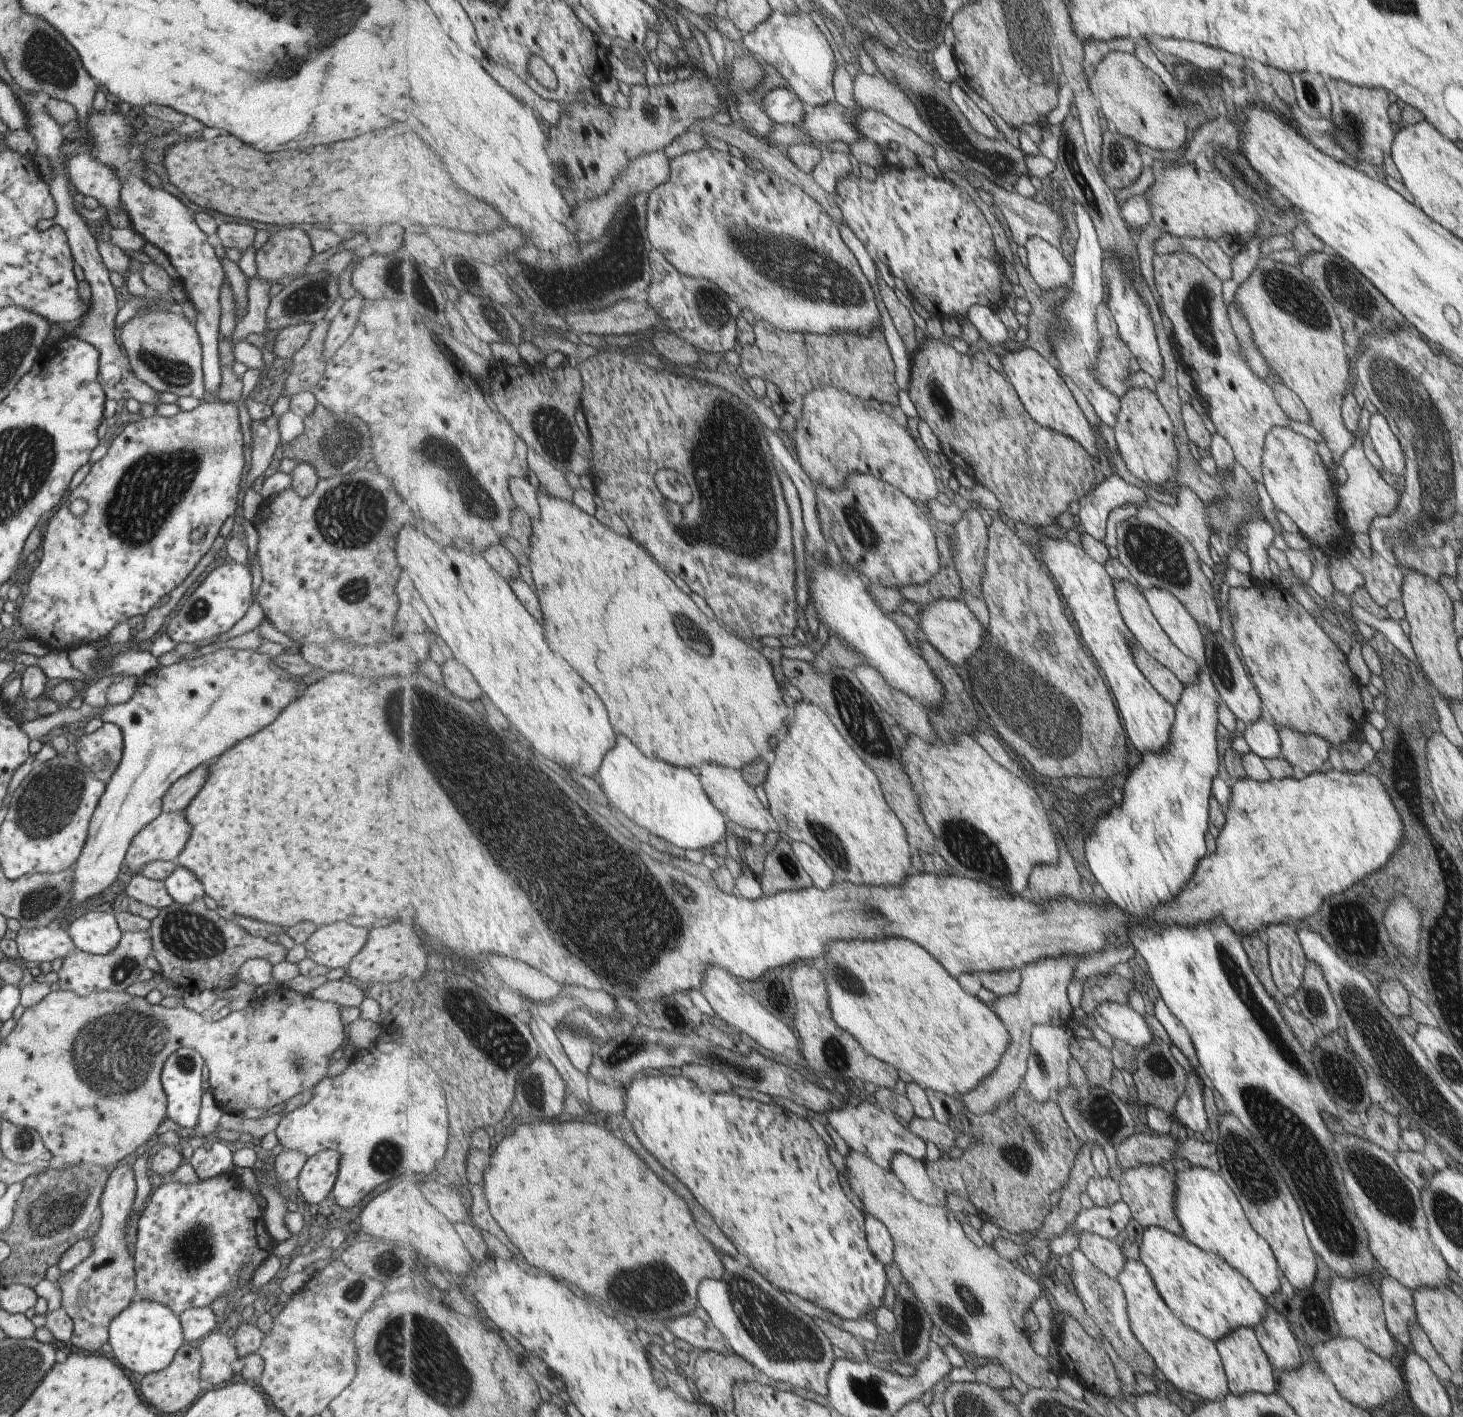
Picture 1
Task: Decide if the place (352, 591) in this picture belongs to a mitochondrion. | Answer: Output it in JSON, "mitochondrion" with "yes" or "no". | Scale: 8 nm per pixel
{"mitochondrion":"yes"}

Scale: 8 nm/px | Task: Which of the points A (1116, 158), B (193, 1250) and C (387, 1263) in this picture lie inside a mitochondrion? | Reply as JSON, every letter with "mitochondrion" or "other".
{"A":"mitochondrion","B":"mitochondrion","C":"mitochondrion"}

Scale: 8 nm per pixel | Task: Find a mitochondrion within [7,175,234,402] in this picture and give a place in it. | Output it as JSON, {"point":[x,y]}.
{"point":[173,372]}

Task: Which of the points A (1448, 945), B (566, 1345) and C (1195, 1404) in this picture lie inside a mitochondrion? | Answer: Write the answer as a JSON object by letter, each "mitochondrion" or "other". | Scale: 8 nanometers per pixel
{"A":"other","B":"other","C":"other"}

